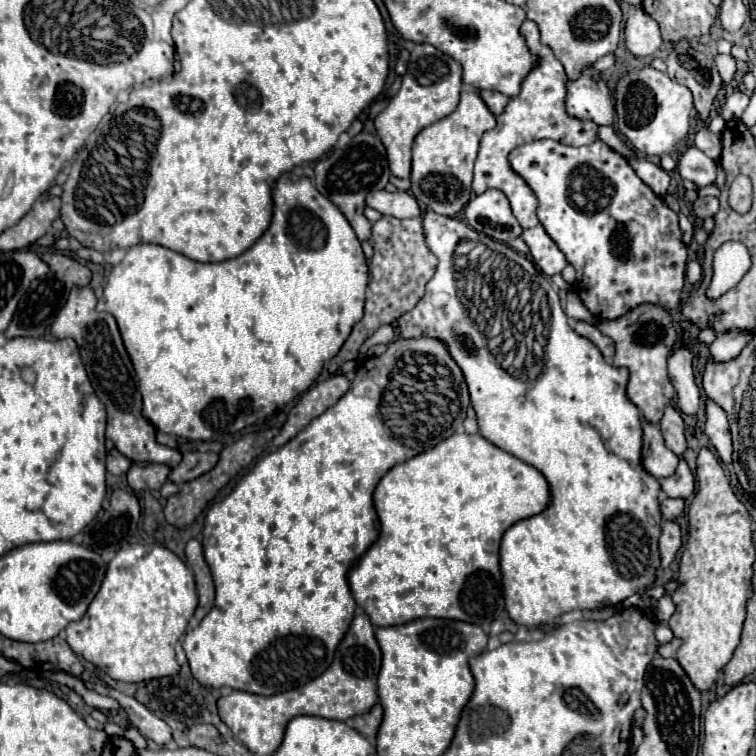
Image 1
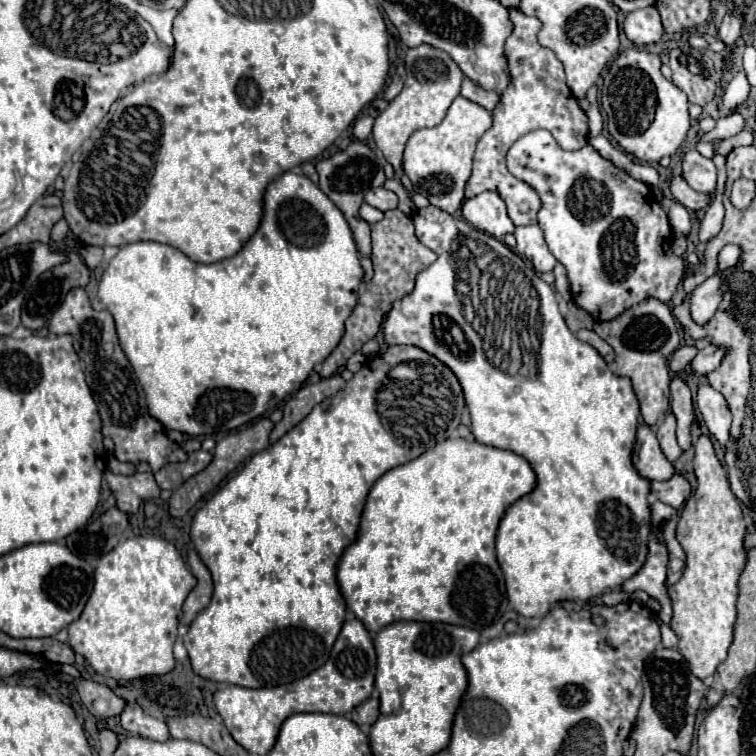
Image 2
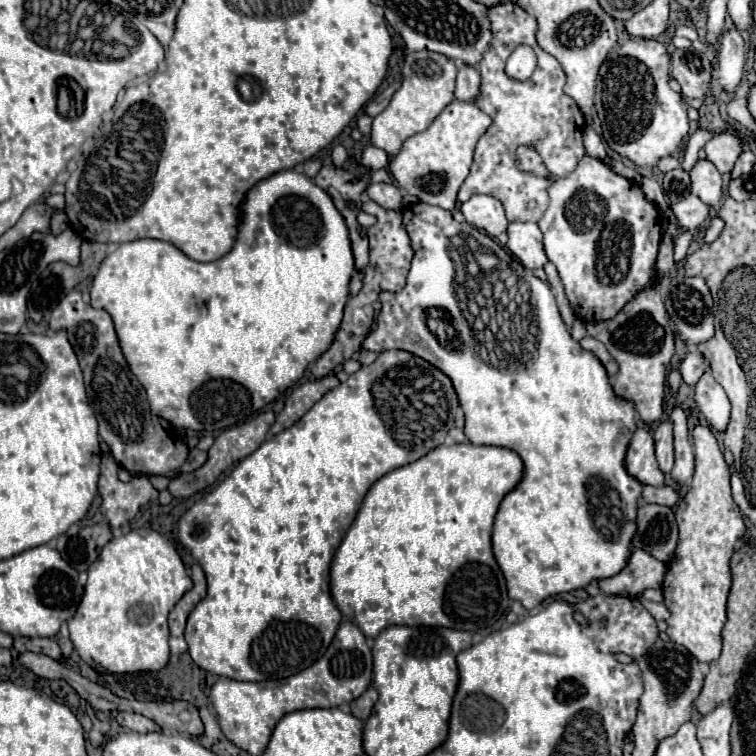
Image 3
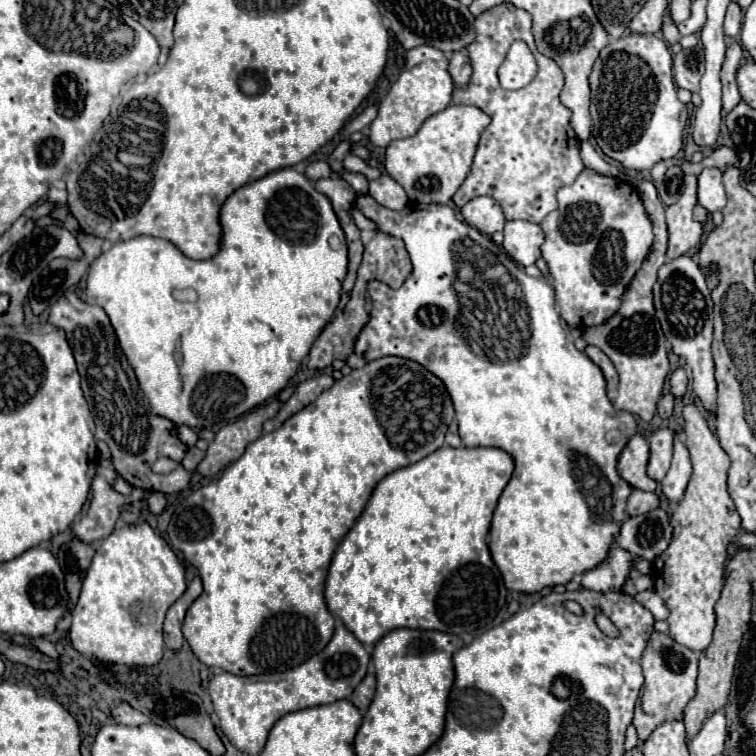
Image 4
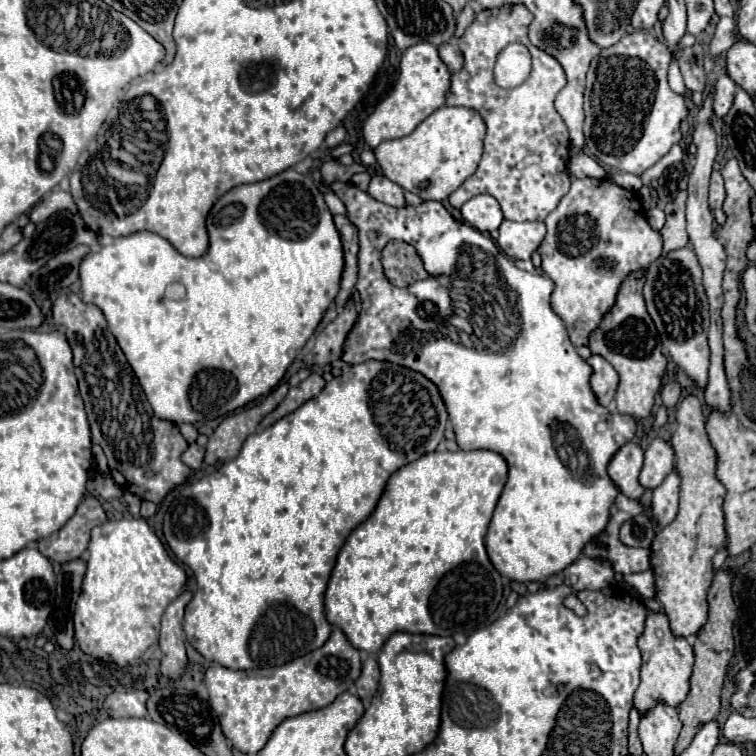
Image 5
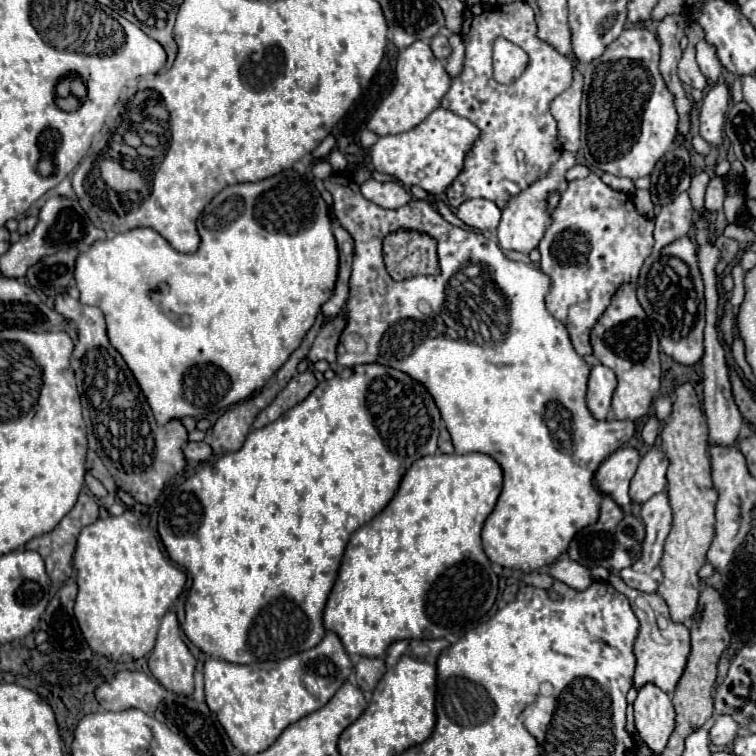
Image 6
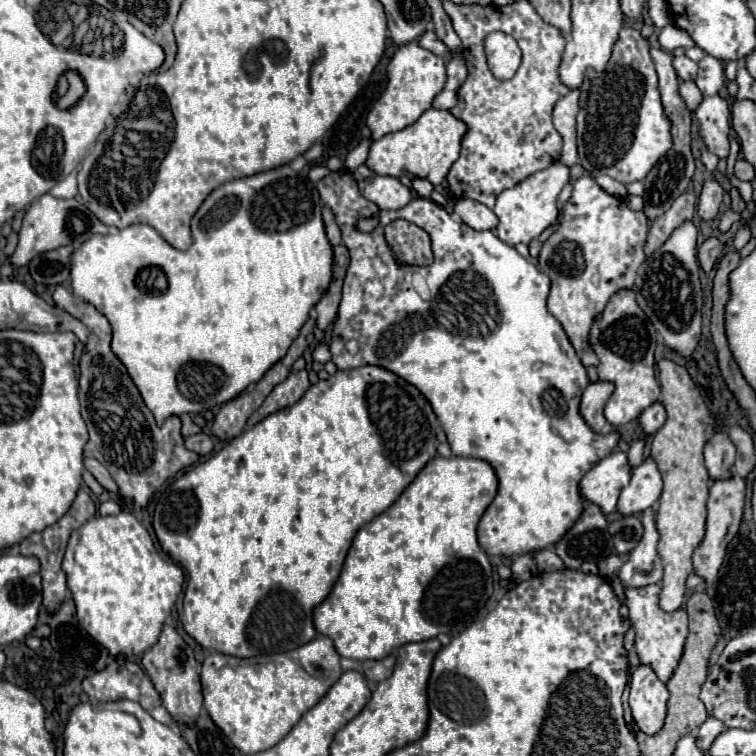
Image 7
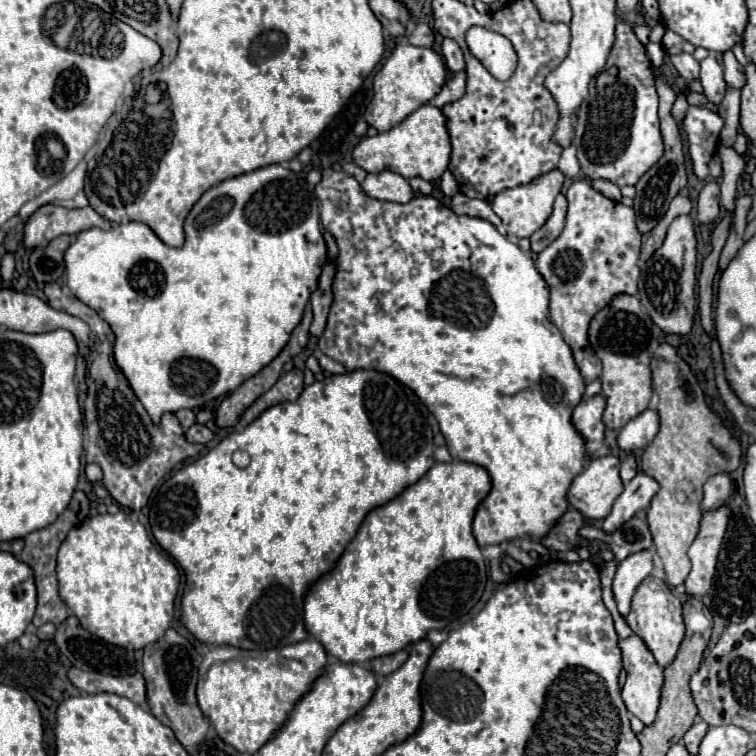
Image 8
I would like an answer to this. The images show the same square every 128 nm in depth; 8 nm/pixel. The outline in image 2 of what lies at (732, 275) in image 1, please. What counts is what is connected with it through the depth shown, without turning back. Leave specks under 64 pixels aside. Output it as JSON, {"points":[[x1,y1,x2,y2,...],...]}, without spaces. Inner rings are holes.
{"points":[[732,244,724,246,722,252,720,252,720,270,730,268,730,266,736,266,738,258,740,258,740,248,736,248,736,246,732,246],[720,274,706,278,700,286,694,288,690,296,690,316,696,324,708,324,718,310,720,296]]}

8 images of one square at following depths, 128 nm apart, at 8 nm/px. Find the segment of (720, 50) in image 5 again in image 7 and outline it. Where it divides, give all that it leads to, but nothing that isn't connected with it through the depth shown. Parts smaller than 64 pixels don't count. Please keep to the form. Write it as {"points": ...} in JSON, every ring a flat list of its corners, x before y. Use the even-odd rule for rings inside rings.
{"points":[[668,24,660,30,660,36,658,36,658,42,664,50,674,50,678,46,694,46,694,40,684,32,680,30,678,26,674,24],[704,56,700,62,700,72,696,78,696,84,702,92,702,96,714,96,722,90,726,84,724,80,724,64,714,56]]}

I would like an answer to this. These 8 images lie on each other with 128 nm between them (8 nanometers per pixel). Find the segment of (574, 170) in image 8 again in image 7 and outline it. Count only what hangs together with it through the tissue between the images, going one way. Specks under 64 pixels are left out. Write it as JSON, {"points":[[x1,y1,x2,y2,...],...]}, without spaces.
{"points":[[580,90,568,92,556,106,554,106,554,128,564,138,564,148,560,162,566,166,574,166,576,156,576,114,578,114,578,96]]}

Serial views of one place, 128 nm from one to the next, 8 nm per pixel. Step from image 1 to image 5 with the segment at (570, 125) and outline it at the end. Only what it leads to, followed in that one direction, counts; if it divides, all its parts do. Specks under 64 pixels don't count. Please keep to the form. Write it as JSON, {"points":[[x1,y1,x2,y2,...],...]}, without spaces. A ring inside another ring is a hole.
{"points":[[506,4,502,8,482,10,458,40,464,64,458,72,452,72,446,106,466,106,476,110,484,118,488,134,478,170,448,198,454,208,462,208,462,204,472,196,490,194,498,200,506,220,544,220,570,188,570,136,566,124,554,110,554,98,566,86,566,76,554,56,530,44,528,26,532,18,534,16,524,4],[510,42,524,44,534,56,534,66,524,84,504,90,496,86,492,66,498,52]]}

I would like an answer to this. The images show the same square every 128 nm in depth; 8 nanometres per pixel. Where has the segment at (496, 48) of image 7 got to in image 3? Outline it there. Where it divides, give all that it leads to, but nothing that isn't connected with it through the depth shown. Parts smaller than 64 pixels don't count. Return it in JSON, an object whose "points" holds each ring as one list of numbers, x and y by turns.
{"points":[[520,44,506,62,506,74,514,80,528,80,536,68,536,54,530,46]]}

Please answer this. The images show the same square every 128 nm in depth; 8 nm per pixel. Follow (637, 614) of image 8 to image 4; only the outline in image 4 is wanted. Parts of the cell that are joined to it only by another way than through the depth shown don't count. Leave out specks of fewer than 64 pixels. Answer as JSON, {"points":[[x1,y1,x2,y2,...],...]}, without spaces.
{"points":[[652,632,642,656,642,670,644,670,644,686,640,690,632,724,636,726,638,736,644,742,650,736,650,732,664,720,682,718,684,706,696,694,698,656,690,648,674,642,666,632]]}

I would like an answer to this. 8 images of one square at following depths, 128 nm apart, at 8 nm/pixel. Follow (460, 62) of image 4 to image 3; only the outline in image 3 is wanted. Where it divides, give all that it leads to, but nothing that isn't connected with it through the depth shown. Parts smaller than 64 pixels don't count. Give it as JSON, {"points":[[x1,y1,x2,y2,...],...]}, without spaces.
{"points":[[462,64,458,68,458,80,456,80,456,100,474,100,478,96,478,88,480,88,480,74,476,70,476,66,466,66]]}

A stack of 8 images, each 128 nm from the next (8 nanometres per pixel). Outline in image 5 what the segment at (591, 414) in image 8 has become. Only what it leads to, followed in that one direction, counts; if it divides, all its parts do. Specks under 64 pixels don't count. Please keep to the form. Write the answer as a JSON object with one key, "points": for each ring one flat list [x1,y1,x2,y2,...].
{"points":[[590,356,588,364,592,366,590,386,600,406,608,406,618,388,618,372,602,356]]}

